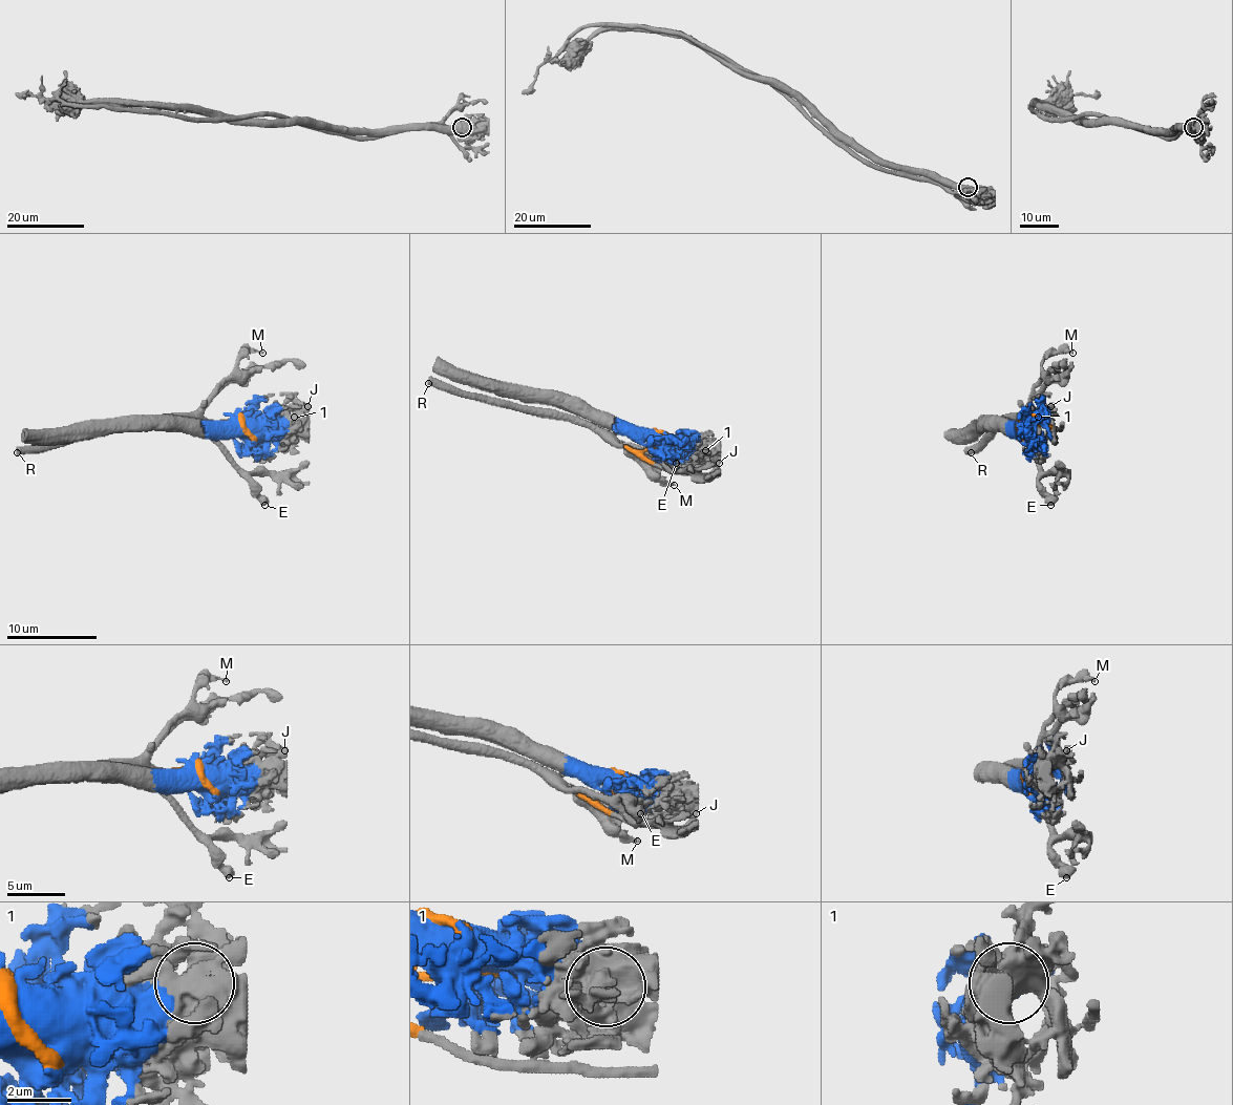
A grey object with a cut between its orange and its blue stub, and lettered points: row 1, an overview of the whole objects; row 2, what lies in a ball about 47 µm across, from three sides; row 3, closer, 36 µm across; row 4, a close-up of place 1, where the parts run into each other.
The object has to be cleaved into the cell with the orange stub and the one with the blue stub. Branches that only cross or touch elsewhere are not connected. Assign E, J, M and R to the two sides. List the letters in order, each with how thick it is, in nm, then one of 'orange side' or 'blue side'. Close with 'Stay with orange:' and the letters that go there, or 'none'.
E: calibre 650 nm; orange side
J: calibre 750 nm; blue side
M: calibre 160 nm; orange side
R: calibre 550 nm; orange side
Stay with orange: E, M, R

